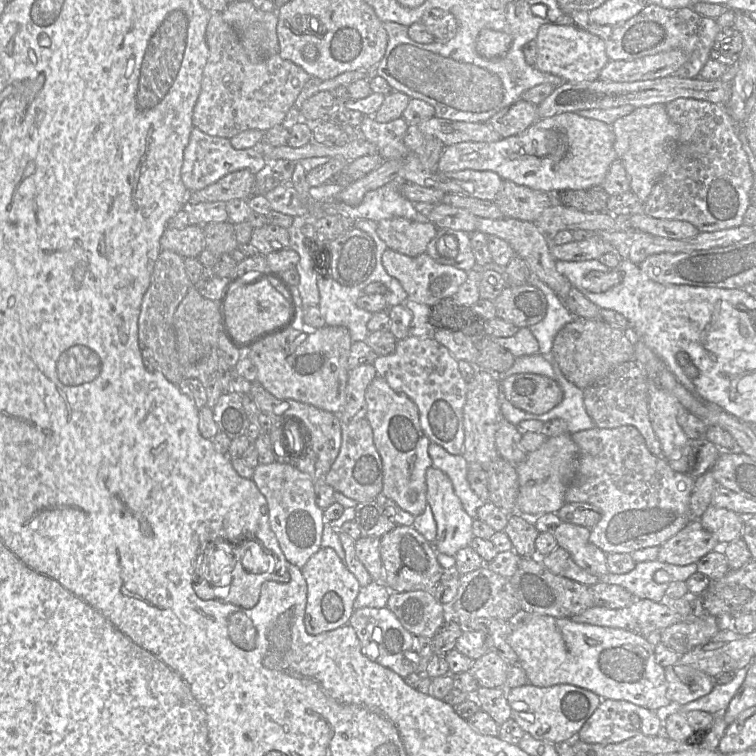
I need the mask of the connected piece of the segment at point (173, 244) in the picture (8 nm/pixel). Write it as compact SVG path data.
M188 225L183 229L166 227L161 238L162 250L169 250L185 258L197 258L206 249L204 226Z

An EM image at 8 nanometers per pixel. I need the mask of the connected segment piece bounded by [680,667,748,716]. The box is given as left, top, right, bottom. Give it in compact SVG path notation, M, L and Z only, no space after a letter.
M747 667L739 669L731 682L727 684L717 683L709 694L683 705L680 711L687 713L693 710L701 710L713 716L724 716L731 699L745 680L747 669Z

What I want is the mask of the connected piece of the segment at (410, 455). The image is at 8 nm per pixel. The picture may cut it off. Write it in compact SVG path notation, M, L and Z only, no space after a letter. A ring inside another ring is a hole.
M378 375L368 385L365 400L365 419L372 428L374 444L382 460L382 494L416 517L422 514L428 505L426 471L432 466L428 453L431 441L421 428L418 407L405 394L395 392L386 380ZM411 492L418 494L415 502L410 501Z

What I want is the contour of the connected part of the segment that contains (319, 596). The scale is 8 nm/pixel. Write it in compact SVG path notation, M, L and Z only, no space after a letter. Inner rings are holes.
M321 547L310 557L301 571L307 584L304 616L306 631L311 635L319 635L349 624L361 586L335 550L330 547Z

